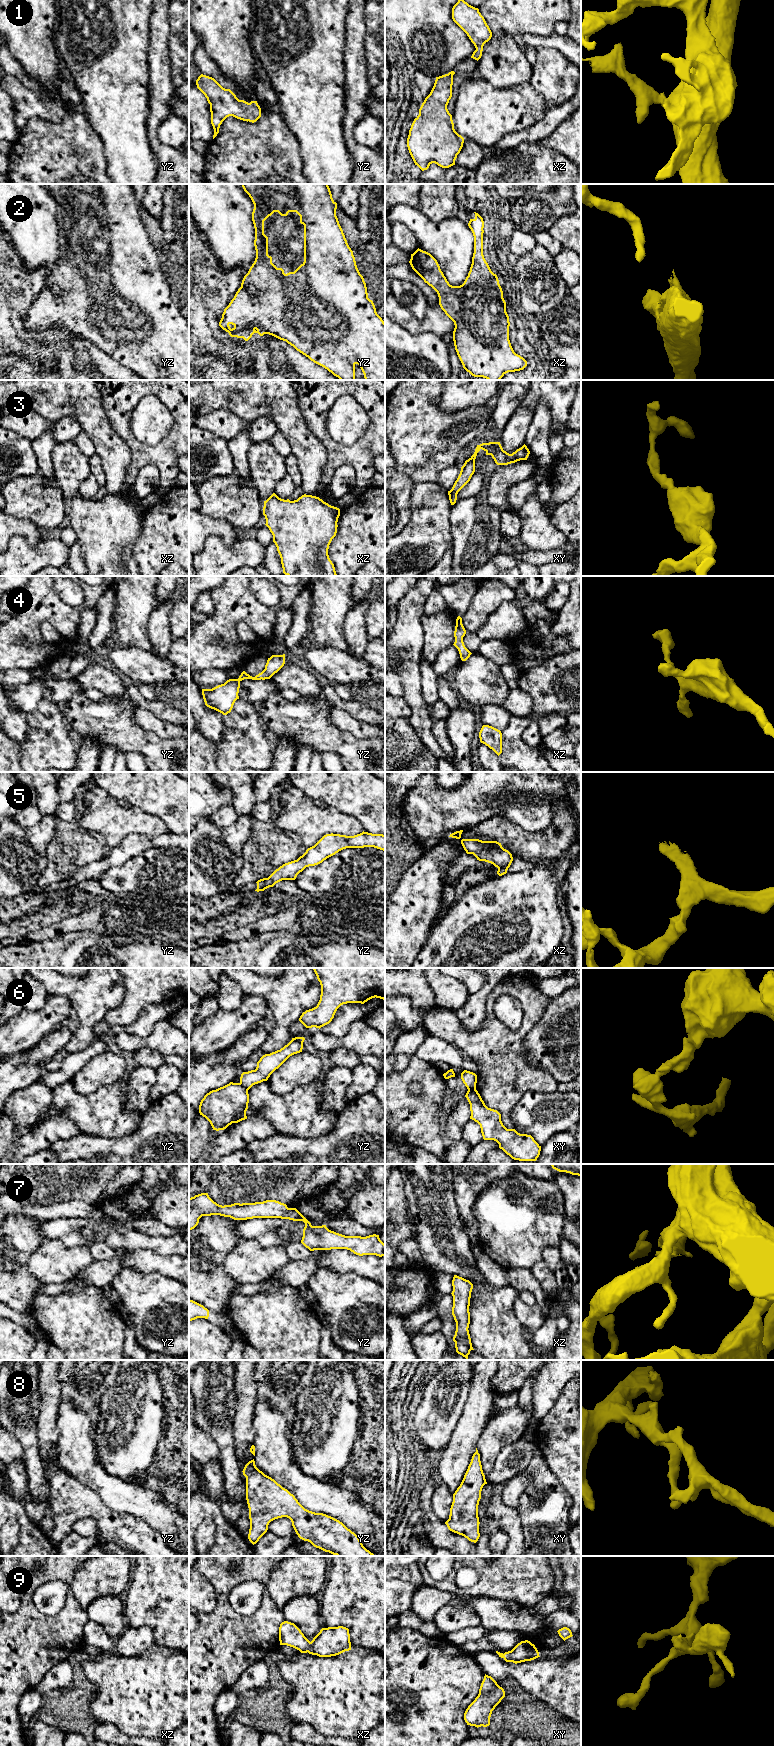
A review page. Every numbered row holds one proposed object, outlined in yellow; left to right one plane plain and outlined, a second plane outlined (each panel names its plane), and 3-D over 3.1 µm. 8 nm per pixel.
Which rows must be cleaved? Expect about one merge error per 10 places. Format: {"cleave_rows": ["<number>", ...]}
{"cleave_rows": ["6"]}

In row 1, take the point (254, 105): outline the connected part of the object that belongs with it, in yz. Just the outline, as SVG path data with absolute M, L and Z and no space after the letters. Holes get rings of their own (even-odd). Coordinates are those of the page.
M201 74L196 80L196 85L210 104L213 139L219 133L222 122L229 116L252 123L261 117L261 108L257 101L248 103L239 100L230 89L223 88L212 77Z

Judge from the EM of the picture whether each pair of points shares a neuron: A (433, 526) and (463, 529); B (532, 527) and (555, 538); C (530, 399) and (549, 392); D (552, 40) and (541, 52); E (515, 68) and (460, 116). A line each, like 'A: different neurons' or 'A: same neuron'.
A: different neurons
B: same neuron
C: same neuron
D: different neurons
E: different neurons

